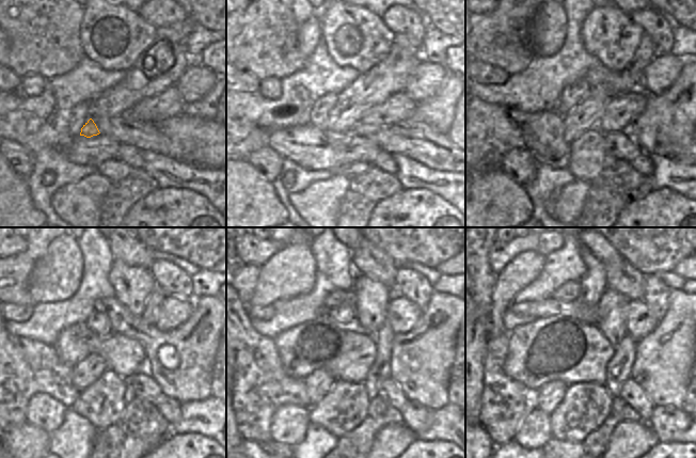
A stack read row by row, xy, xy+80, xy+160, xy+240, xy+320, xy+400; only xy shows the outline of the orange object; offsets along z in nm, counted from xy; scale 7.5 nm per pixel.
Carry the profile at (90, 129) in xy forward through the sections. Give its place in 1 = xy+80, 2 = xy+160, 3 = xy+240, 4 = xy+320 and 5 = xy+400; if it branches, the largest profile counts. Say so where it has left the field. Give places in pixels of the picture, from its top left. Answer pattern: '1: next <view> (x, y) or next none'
1: next xy+80 (333, 136)
2: next xy+160 (587, 152)
3: next xy+240 (101, 404)
4: next xy+320 (344, 407)
5: next xy+400 (584, 407)

